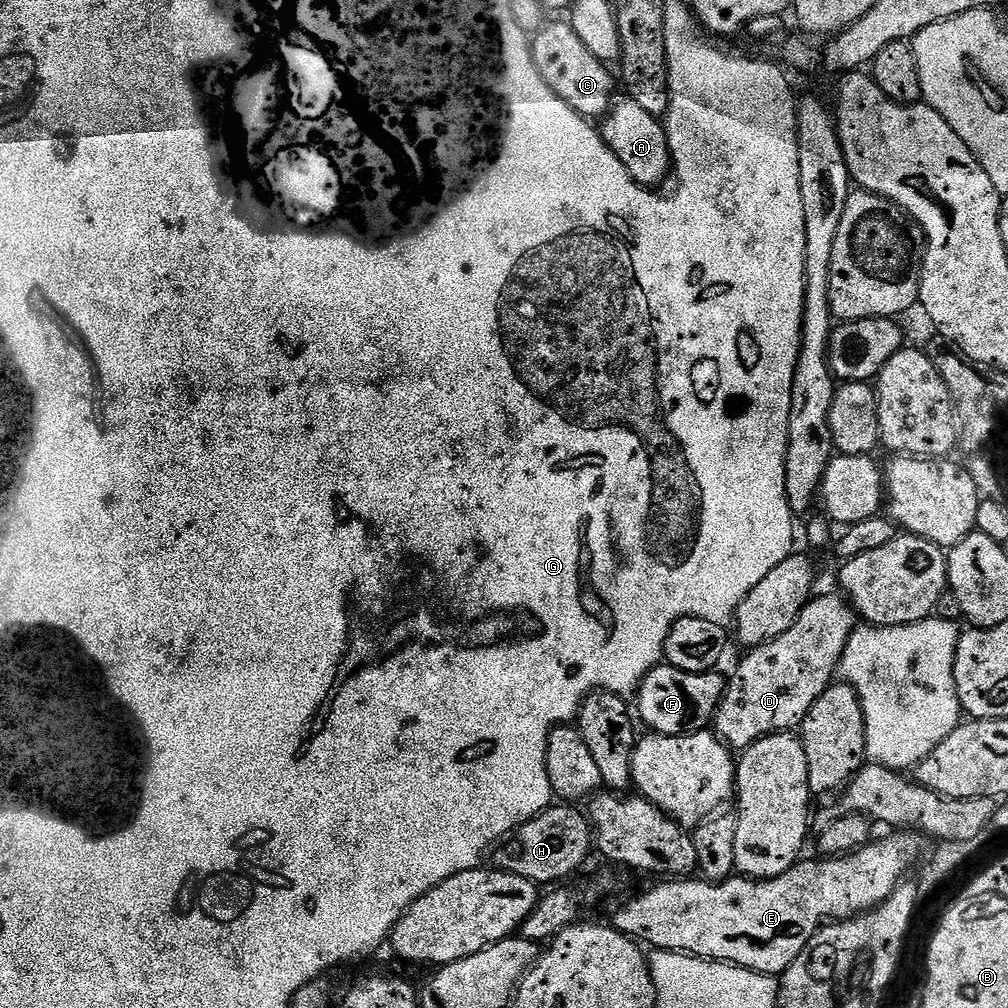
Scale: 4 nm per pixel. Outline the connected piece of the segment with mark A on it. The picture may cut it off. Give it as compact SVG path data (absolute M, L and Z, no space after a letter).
M627 98L620 99L613 103L599 121L598 135L636 184L655 189L656 184L667 178L668 171L672 168L672 148L668 145L668 136L664 133L663 126L660 125L663 123L657 117L646 114L646 110L638 106L638 102Z

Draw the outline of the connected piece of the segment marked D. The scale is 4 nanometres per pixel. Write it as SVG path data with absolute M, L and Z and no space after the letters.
M839 593L819 596L799 612L786 633L747 651L732 676L729 675L713 717L715 733L729 747L743 750L762 736L797 729L810 706L833 681L835 670L847 653L856 615Z

